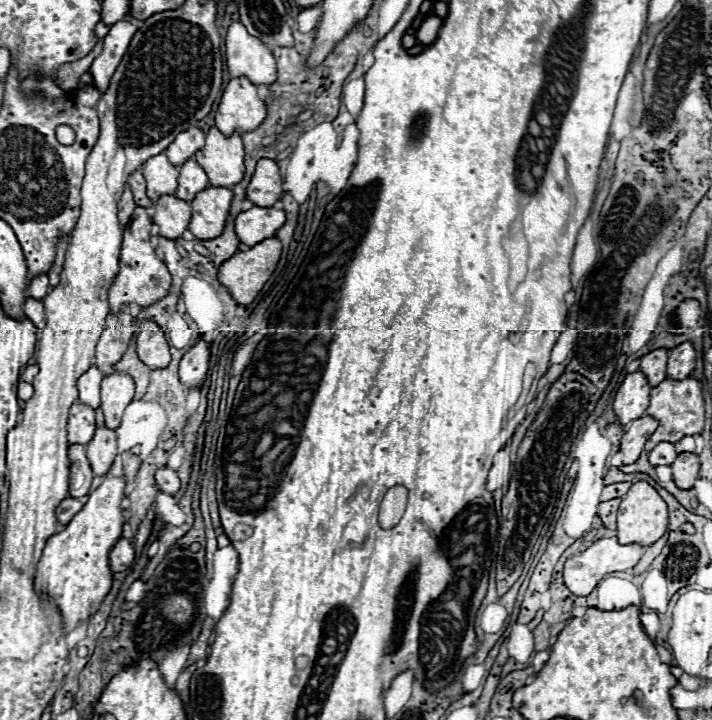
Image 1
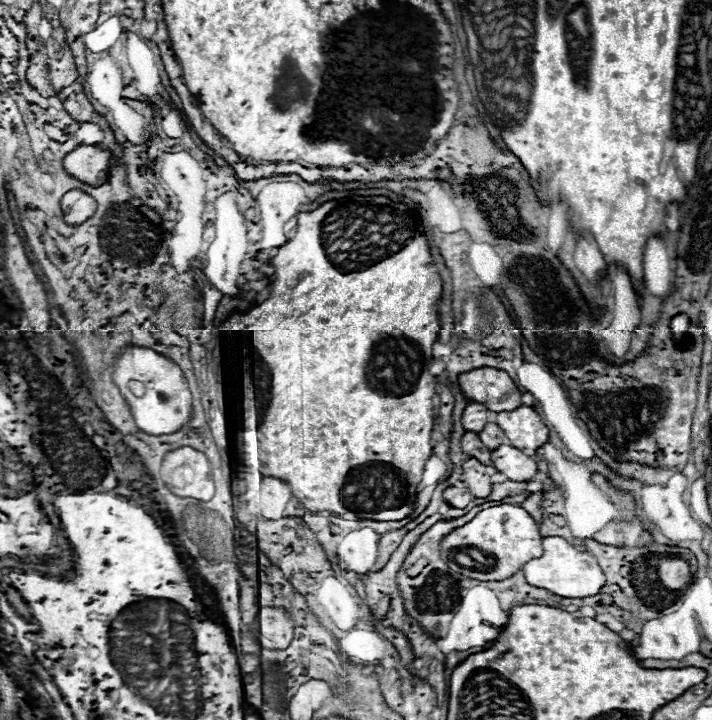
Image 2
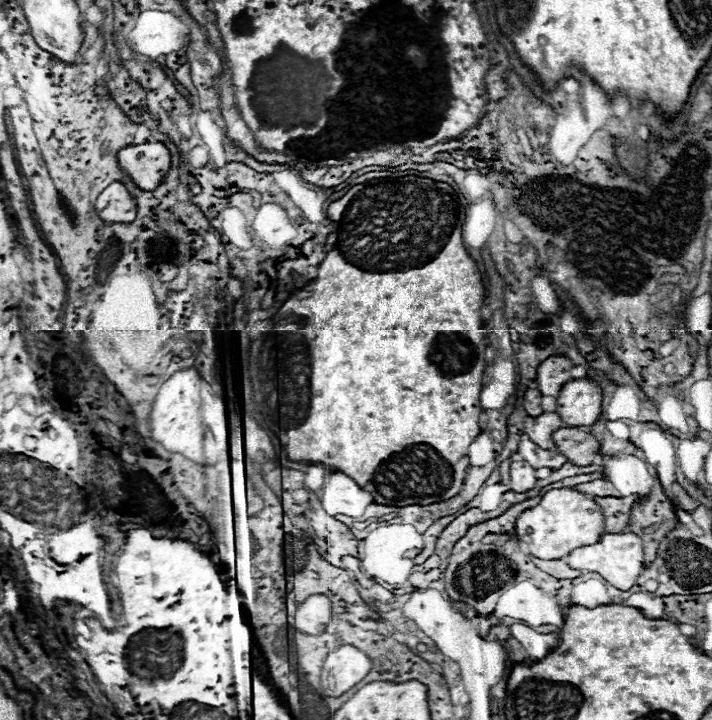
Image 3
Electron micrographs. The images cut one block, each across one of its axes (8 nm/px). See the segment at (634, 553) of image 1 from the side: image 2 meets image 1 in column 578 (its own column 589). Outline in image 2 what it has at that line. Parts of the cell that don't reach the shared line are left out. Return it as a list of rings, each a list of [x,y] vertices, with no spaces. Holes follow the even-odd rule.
[[[550,536],[544,540],[544,556],[530,560],[522,568],[528,584],[546,588],[552,594],[558,594],[562,598],[586,598],[600,592],[600,588],[606,584],[606,576],[598,564],[598,560],[588,554],[582,548],[576,548],[574,544],[566,542],[560,536]]]

